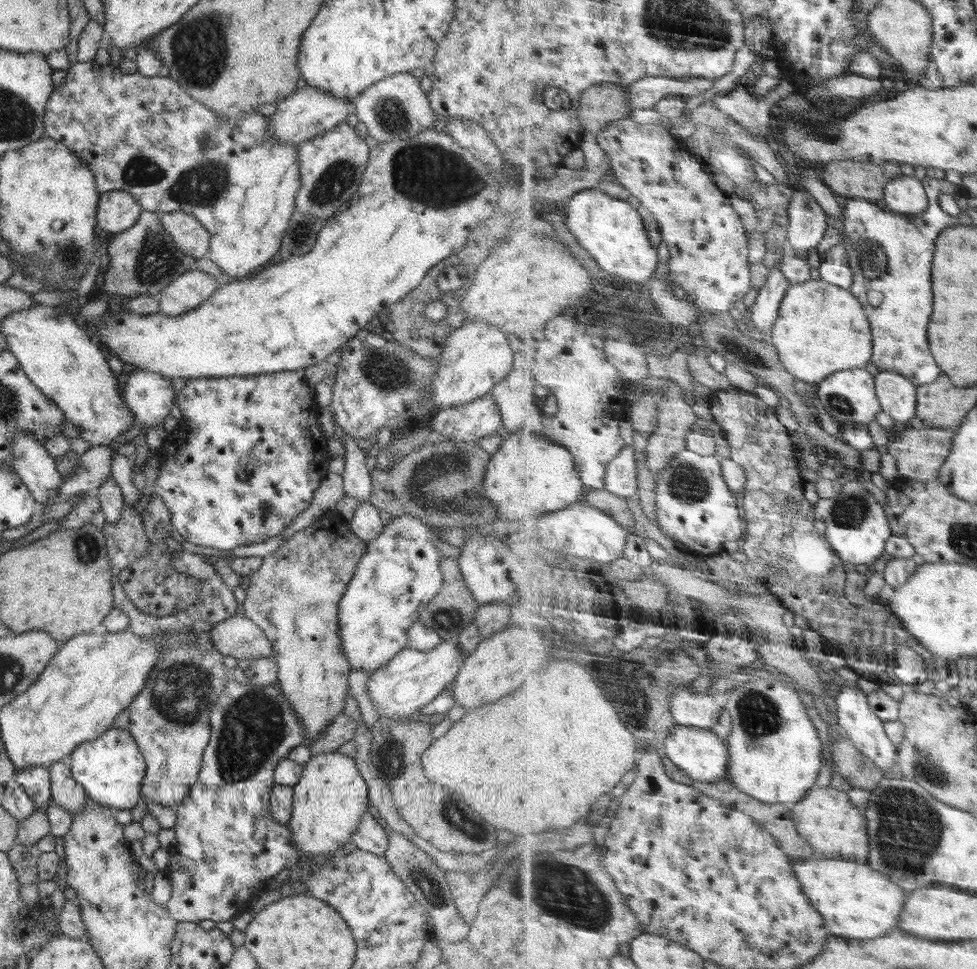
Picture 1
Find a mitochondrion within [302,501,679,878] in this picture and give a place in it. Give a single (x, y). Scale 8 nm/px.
(624, 680)

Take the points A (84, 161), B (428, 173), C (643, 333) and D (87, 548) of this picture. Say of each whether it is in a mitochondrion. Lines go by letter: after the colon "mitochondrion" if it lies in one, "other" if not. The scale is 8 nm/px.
A: other
B: mitochondrion
C: mitochondrion
D: mitochondrion

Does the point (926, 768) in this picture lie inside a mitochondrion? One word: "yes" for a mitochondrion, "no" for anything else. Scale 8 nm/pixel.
yes

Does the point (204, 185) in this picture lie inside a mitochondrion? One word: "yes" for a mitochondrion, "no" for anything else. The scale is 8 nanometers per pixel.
yes

